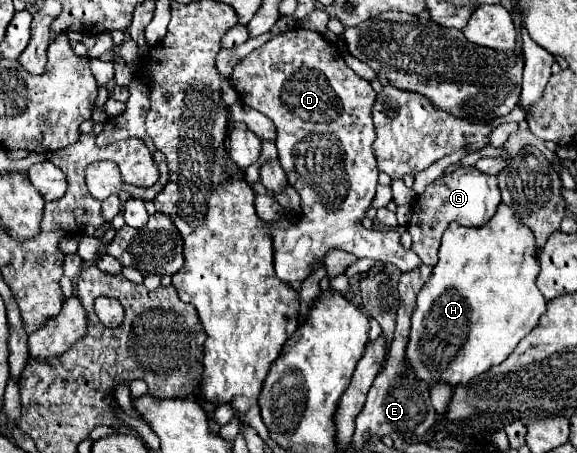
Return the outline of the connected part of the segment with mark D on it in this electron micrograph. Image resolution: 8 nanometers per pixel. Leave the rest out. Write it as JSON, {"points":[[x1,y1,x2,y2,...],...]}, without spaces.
{"points":[[293,28,289,32,273,36,263,46,245,56,231,74,239,100,253,110,259,110,273,120,277,130,279,162,287,174,289,184,301,194,301,218,291,228,279,228,275,222,267,224,273,240,273,266,281,282,297,284,311,274,311,266,325,258,333,248,347,250,357,258,373,258,377,262,391,262,403,272,419,266,421,260,413,250,405,250,399,242,397,230,367,230,361,220,365,218,377,188,377,160,373,154,375,130,371,120,371,106,375,104,375,90,367,80,357,76,341,58,337,46,327,42,319,32]]}

